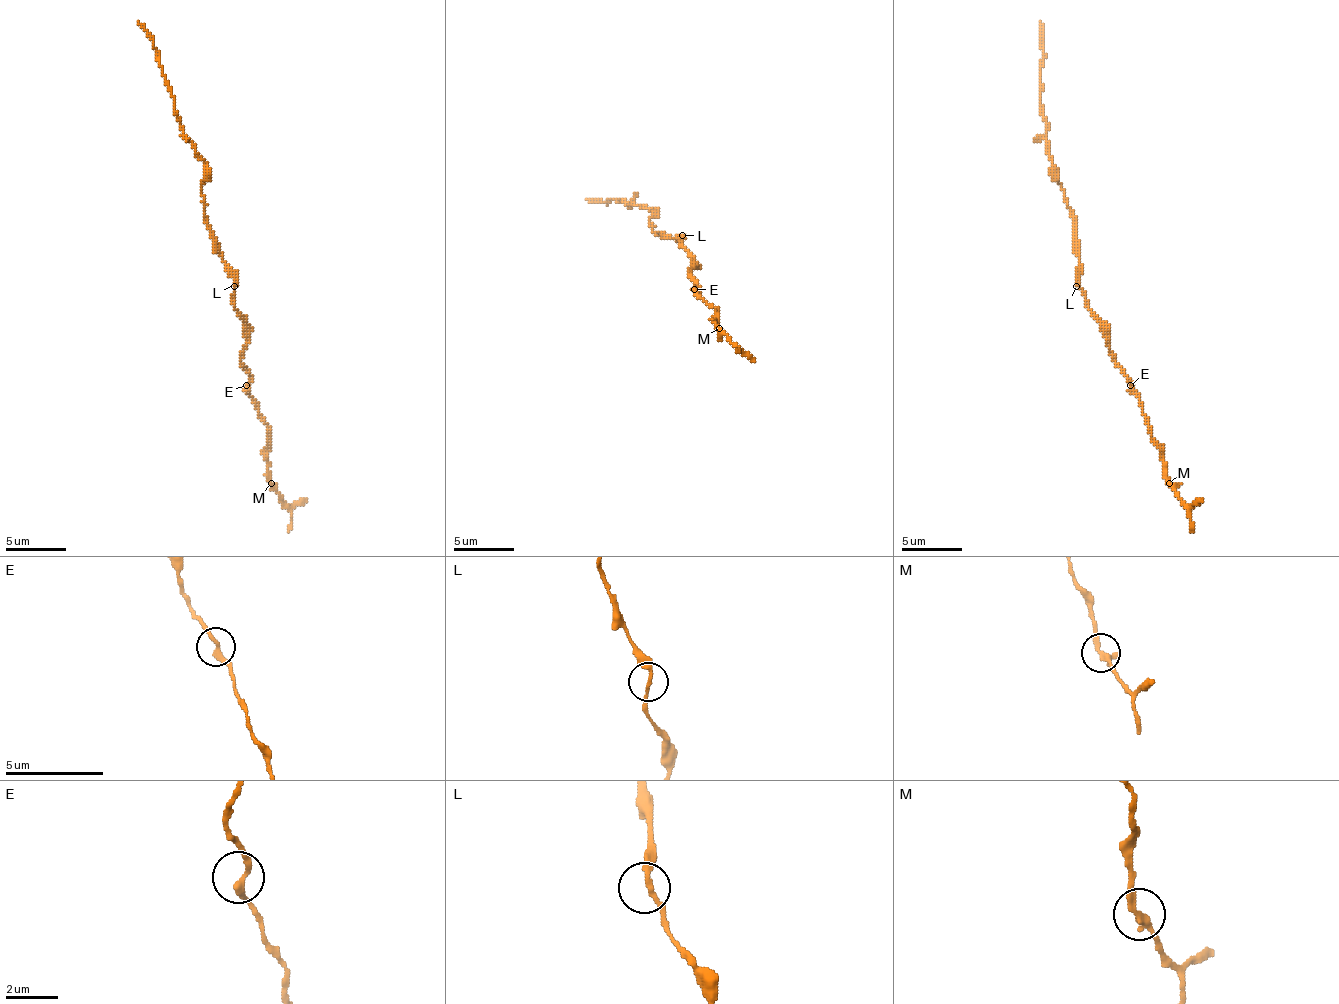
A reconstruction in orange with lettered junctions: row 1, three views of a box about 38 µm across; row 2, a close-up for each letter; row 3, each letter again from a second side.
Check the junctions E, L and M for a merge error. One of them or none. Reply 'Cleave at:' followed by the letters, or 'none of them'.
Cleave at: none of them

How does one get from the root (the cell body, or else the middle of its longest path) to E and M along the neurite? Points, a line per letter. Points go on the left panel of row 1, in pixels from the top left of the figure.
E: (234, 283), (234, 310), (243, 322), (246, 340), (240, 355), (240, 364), (249, 376), (246, 385)
M: (234, 283), (234, 310), (243, 322), (246, 340), (240, 364), (249, 376), (249, 394), (267, 427), (270, 484)

